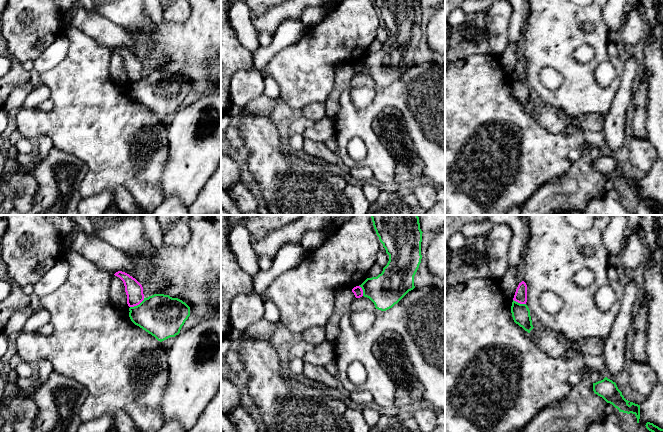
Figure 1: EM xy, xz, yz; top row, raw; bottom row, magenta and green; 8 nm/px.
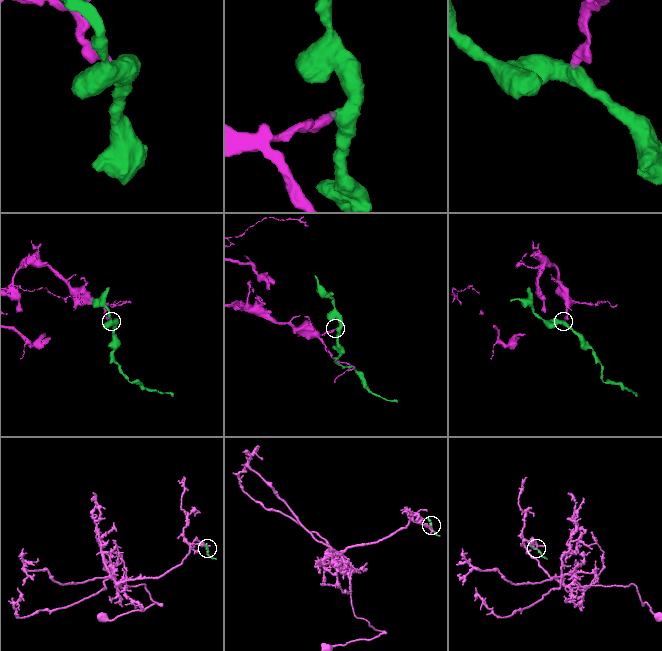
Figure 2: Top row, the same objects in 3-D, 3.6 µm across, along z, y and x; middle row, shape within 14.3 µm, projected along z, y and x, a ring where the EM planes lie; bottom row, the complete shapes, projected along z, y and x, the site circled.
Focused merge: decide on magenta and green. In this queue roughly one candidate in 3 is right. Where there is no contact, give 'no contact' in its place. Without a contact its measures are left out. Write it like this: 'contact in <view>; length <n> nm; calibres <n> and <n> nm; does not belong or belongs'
contact in xy; length 140 nm; calibres 140 and 340 nm; does not belong

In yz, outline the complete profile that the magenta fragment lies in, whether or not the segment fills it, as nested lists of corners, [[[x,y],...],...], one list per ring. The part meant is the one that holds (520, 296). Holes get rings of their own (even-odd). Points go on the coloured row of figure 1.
[[[524,281],[519,283],[513,300],[520,304],[526,304],[526,302],[527,302],[527,285]]]

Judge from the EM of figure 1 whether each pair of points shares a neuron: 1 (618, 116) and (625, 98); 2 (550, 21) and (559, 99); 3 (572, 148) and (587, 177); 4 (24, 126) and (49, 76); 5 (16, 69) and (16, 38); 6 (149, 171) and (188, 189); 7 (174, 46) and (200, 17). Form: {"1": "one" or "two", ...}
{"1": "one", "2": "one", "3": "two", "4": "one", "5": "two", "6": "two", "7": "one"}

